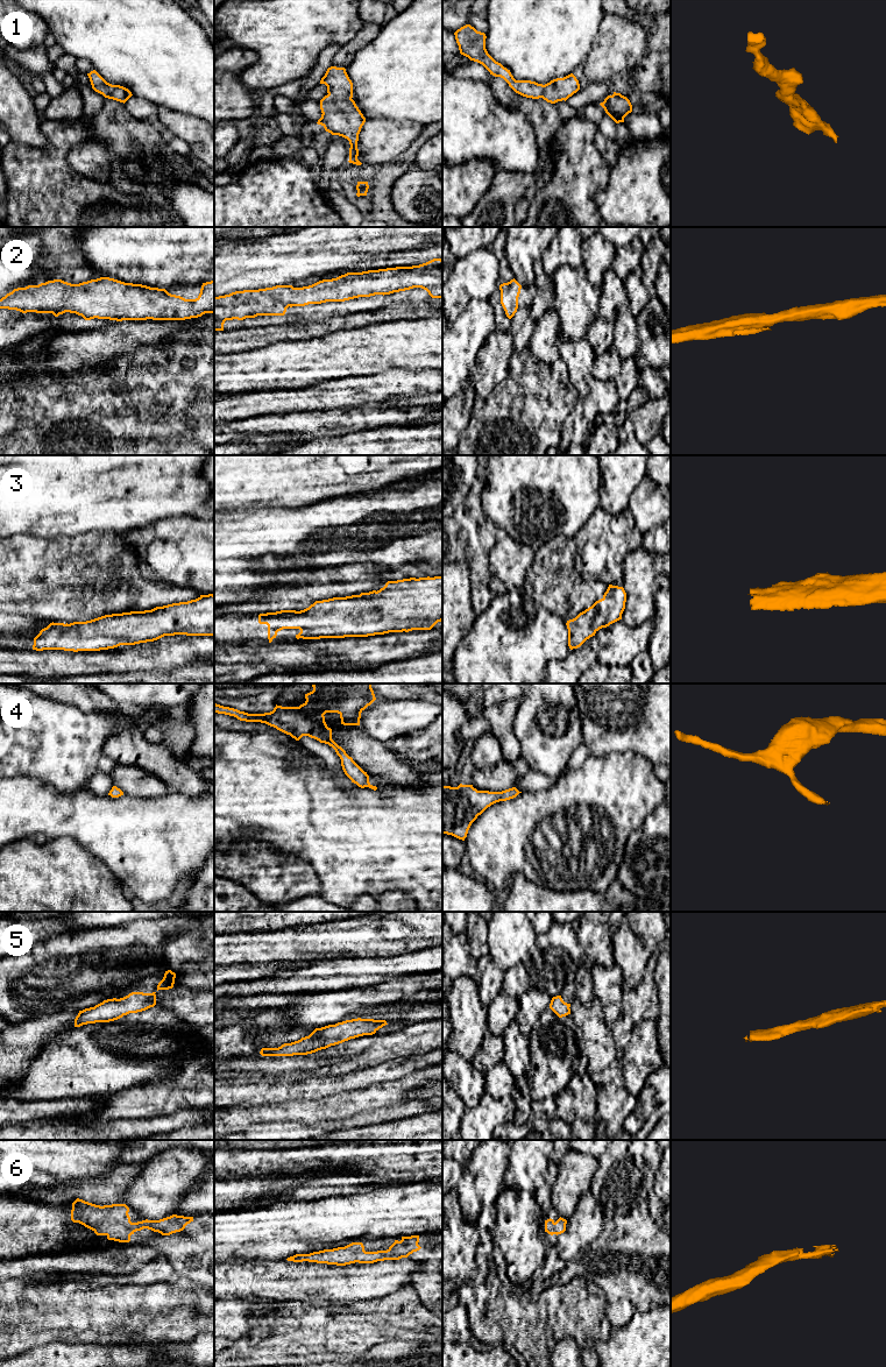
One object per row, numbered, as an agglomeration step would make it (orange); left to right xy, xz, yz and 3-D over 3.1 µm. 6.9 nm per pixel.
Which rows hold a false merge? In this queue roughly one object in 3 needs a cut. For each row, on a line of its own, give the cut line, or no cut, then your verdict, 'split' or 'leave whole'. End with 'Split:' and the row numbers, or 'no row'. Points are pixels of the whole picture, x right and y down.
1: cut none; leave whole
2: cut none; leave whole
3: cut none; leave whole
4: cut none; leave whole
5: cut none; leave whole
6: cut none; leave whole
Split: no row

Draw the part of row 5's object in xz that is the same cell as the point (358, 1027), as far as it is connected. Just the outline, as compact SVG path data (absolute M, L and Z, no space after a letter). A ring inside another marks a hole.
M352 1019L316 1028L309 1036L278 1048L262 1048L262 1056L307 1055L363 1035L373 1035L388 1025L385 1020Z

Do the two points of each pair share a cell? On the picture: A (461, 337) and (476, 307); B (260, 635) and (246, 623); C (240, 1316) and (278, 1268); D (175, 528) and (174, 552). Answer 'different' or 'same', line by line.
A: same
B: same
C: different
D: same

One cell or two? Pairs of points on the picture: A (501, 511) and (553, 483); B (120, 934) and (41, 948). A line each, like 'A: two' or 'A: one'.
A: one
B: one

